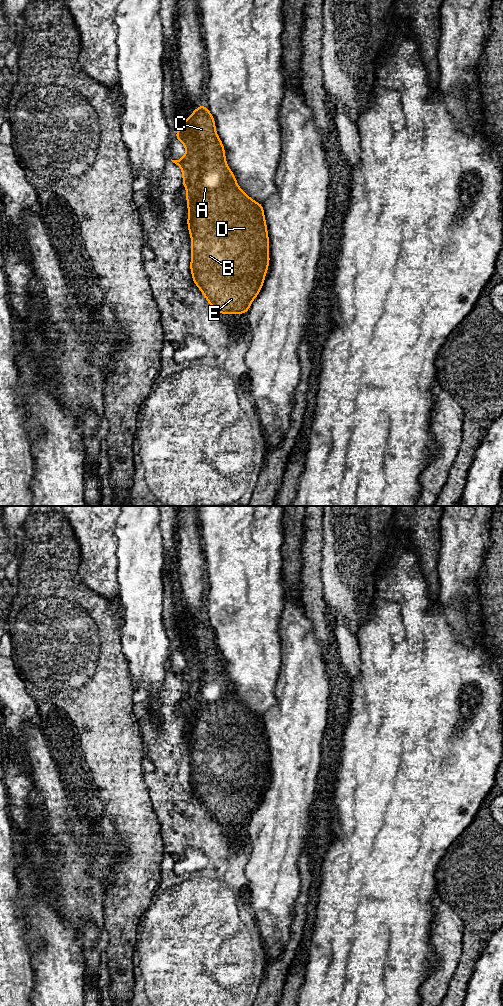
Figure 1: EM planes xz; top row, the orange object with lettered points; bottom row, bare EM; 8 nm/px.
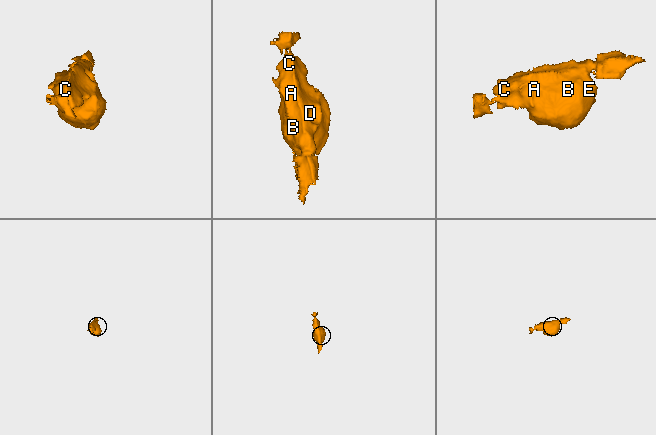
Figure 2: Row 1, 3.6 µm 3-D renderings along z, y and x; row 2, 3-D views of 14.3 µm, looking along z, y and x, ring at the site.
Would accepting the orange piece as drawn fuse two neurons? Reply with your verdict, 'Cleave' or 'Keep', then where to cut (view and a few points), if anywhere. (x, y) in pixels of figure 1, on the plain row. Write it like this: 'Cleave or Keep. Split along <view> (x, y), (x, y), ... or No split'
Keep. No split

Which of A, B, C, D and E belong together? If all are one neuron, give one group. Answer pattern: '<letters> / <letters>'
A B C D E

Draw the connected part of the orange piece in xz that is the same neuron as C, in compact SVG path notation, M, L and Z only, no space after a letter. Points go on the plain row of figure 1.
M204 616L179 637L175 650L186 661L182 670L171 673L181 680L182 699L187 701L193 795L218 825L247 826L263 799L270 775L263 716L250 710L239 699L227 677L225 660L216 644L214 629Z

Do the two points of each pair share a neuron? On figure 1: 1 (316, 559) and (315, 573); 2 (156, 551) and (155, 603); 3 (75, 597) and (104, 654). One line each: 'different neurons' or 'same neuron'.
1: same neuron
2: same neuron
3: same neuron

